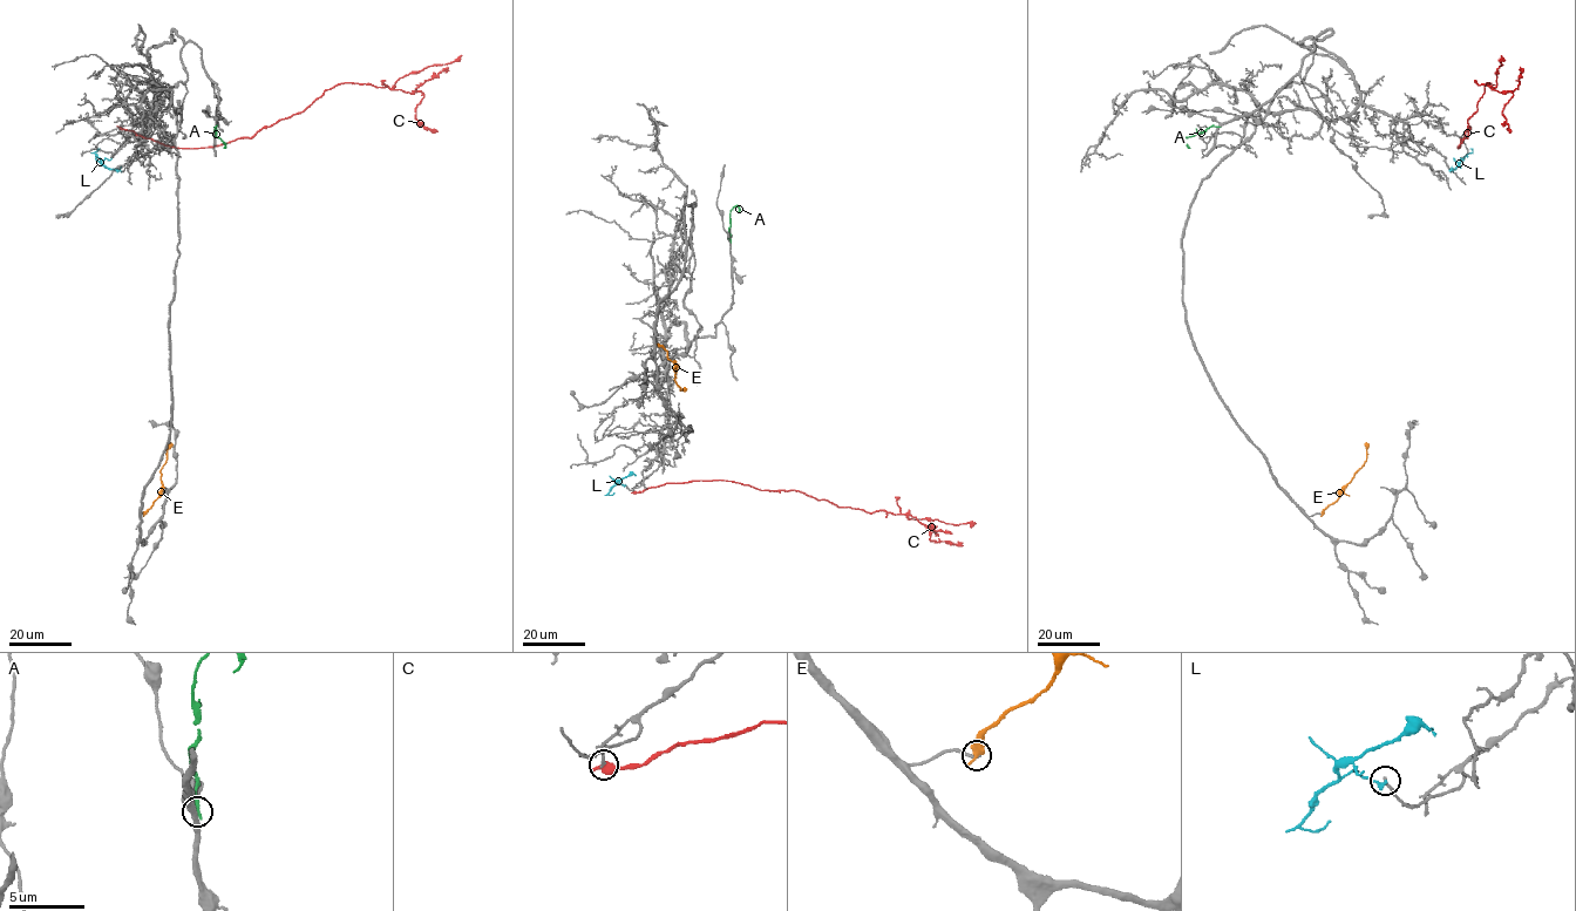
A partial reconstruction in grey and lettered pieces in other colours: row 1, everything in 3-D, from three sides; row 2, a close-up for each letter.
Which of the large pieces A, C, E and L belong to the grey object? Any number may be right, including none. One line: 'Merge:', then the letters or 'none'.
Merge: none

